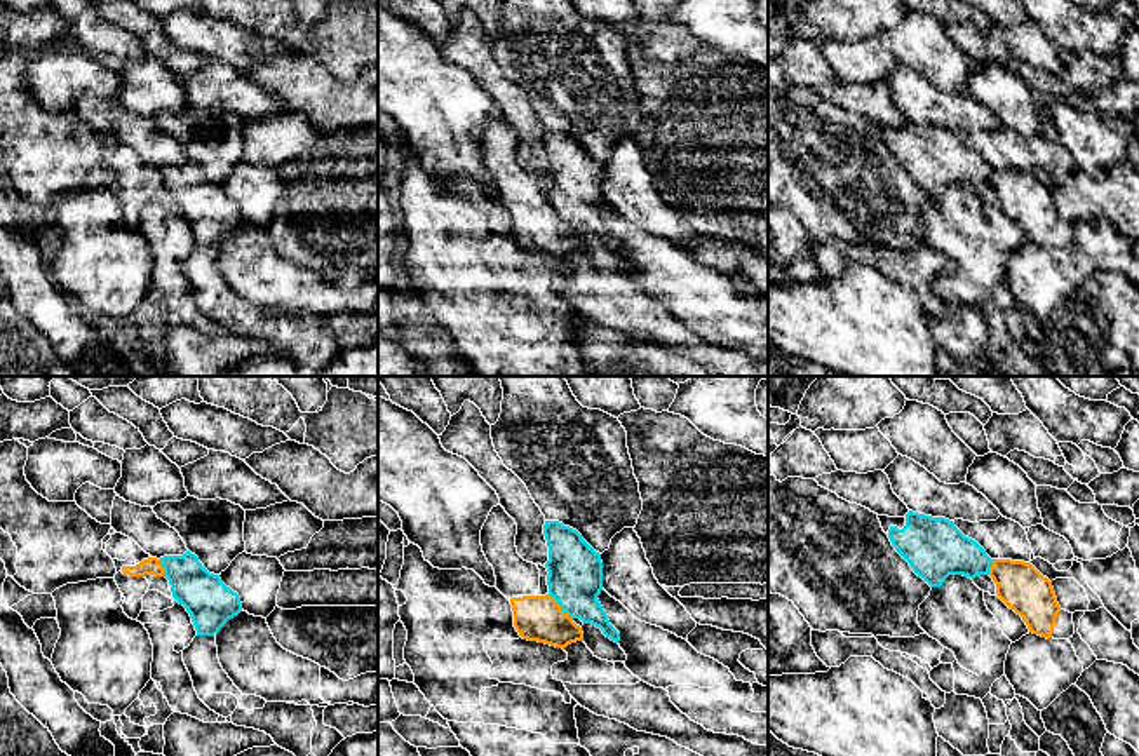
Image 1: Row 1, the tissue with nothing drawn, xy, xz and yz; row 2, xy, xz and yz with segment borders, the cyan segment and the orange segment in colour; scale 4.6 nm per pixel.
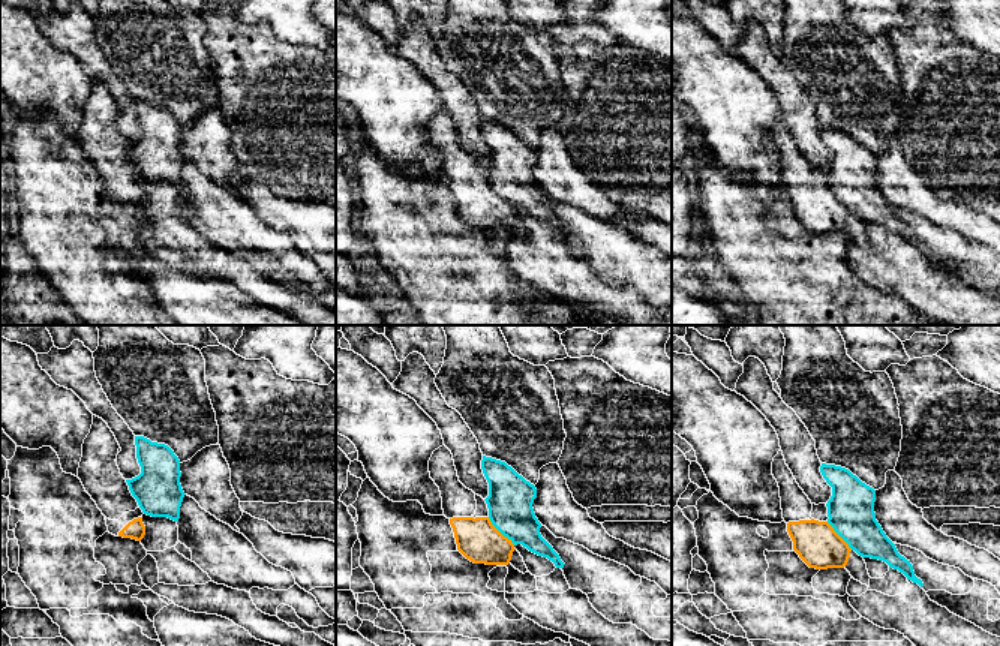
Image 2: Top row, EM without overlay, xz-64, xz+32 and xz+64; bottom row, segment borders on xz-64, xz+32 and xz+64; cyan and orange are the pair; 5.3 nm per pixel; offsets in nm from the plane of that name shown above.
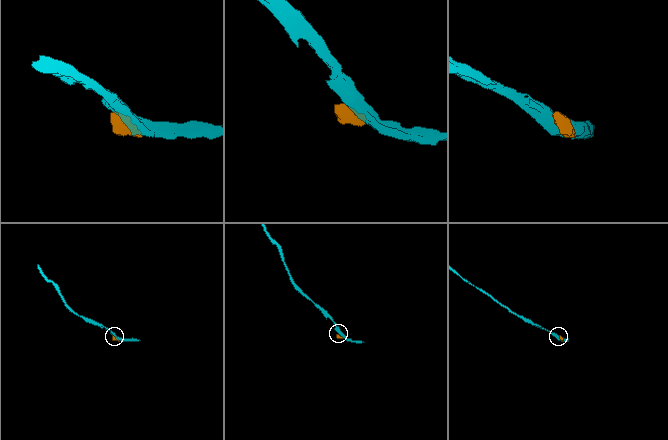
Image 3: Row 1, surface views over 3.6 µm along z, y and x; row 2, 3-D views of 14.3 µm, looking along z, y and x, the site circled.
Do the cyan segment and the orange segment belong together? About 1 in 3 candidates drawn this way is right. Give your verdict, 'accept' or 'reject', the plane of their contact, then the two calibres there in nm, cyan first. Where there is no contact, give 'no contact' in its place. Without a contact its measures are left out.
reject | xz | 260/220 nm

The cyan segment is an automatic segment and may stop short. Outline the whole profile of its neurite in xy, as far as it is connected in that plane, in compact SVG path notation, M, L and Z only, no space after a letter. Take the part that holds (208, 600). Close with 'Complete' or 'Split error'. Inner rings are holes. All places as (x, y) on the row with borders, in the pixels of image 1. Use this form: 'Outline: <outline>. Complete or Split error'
Outline: M190 550L183 556L164 556L158 561L172 597L190 613L197 636L218 634L242 611L239 594L226 587L219 575L209 573Z. Complete

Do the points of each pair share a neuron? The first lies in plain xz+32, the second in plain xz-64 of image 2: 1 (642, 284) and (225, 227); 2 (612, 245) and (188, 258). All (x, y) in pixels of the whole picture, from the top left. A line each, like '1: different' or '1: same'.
1: same
2: different

